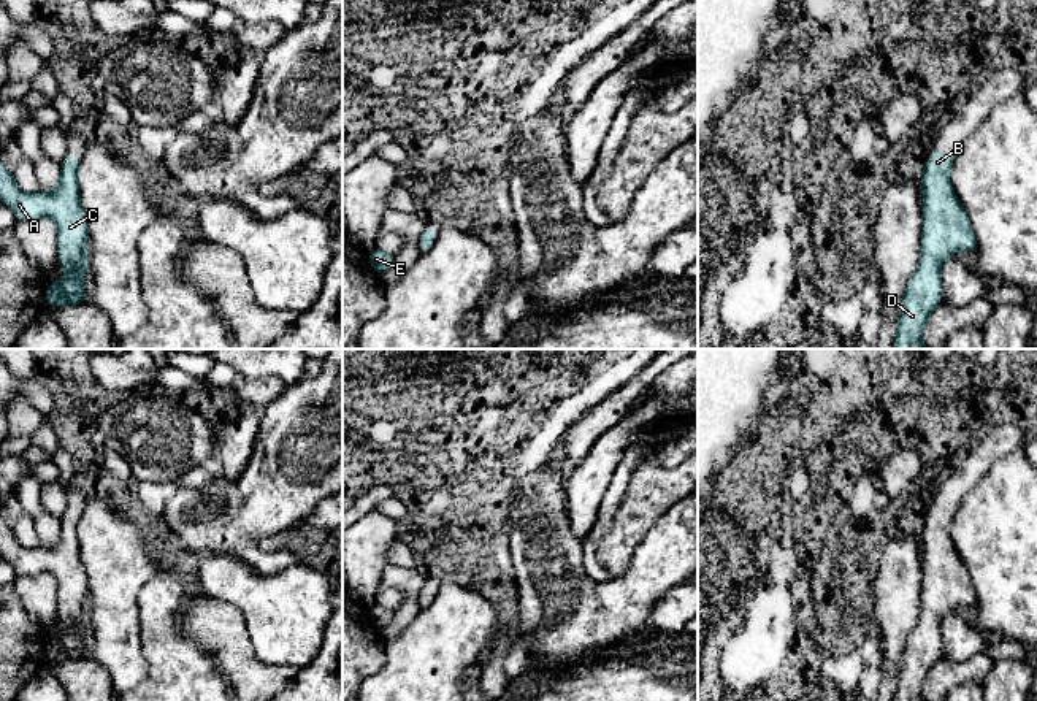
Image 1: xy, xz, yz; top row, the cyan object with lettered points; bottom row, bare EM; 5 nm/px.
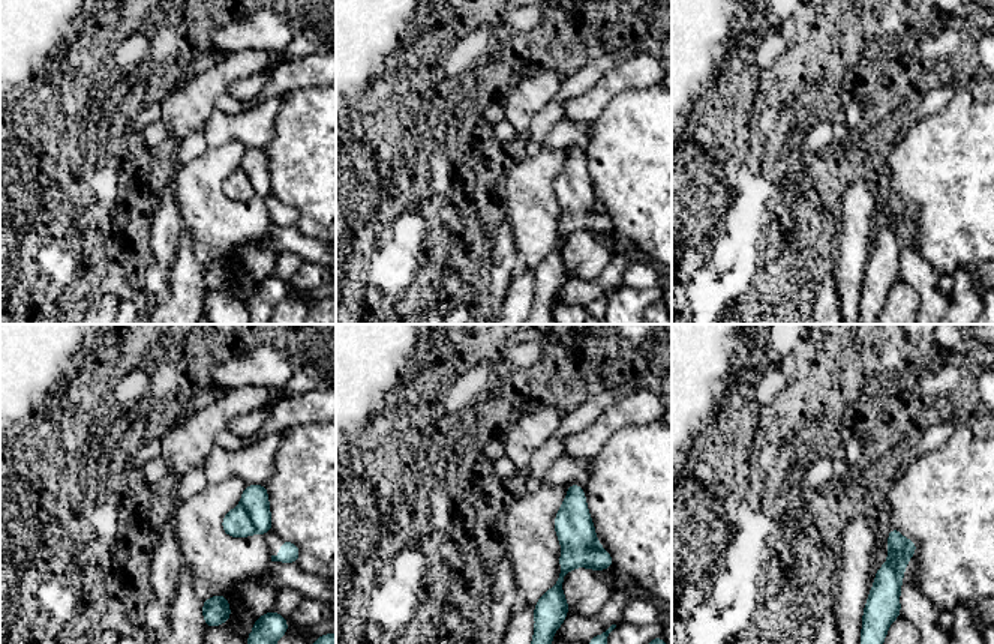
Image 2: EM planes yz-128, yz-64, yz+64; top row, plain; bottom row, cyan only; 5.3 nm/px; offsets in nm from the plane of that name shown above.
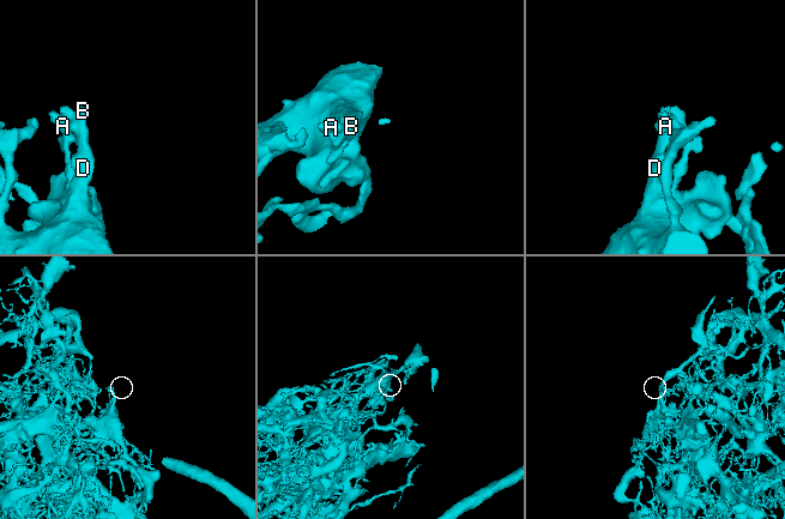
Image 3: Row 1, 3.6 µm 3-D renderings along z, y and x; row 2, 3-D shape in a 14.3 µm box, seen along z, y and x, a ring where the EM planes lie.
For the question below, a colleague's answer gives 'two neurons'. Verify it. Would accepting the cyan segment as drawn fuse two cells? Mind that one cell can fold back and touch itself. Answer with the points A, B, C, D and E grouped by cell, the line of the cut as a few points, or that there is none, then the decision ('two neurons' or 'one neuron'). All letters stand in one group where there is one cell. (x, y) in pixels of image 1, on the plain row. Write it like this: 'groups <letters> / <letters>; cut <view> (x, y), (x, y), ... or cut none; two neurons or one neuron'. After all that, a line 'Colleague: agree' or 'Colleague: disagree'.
groups A B C D E; cut none; one neuron
Colleague: disagree

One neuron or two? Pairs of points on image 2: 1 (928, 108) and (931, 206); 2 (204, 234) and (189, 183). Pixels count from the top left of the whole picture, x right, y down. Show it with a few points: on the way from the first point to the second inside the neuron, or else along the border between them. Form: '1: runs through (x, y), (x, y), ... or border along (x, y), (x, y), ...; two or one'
1: border along (955, 92), (937, 111), (918, 120), (900, 135); two
2: runs through (204, 222), (200, 195); one

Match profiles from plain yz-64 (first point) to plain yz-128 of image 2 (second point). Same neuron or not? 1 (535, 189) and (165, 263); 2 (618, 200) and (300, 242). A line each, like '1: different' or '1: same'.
1: different
2: different

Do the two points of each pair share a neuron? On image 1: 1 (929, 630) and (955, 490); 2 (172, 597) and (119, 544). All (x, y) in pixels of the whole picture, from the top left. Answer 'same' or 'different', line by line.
1: same
2: different

